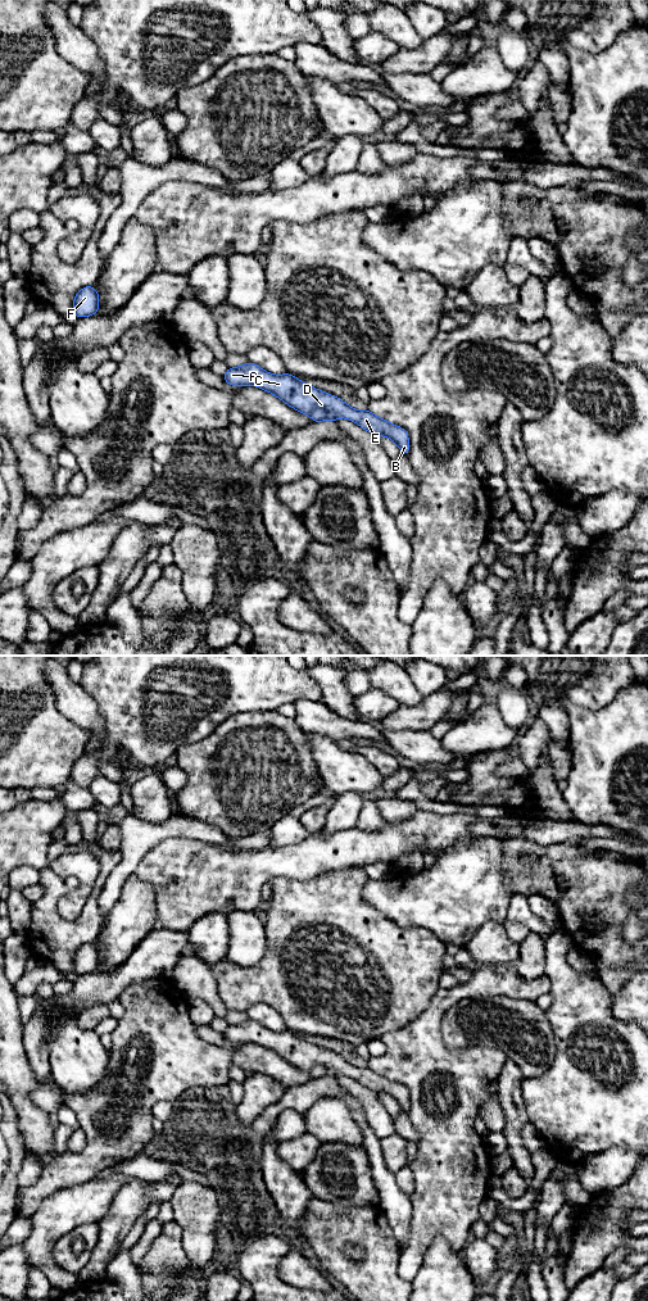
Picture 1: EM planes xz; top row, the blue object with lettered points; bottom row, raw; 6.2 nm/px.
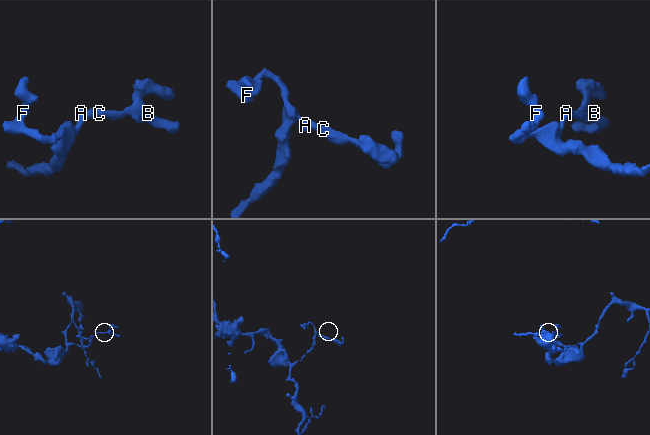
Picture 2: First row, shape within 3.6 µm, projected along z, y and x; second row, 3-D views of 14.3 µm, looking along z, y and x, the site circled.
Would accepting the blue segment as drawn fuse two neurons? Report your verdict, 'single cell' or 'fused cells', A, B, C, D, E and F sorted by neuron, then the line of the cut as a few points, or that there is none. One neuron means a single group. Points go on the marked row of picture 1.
single cell; groups A B C D E F; cut none

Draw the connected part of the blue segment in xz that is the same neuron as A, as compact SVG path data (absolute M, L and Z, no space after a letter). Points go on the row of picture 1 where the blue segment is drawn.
M246 362L244 366L228 368L223 378L232 386L253 385L272 393L291 408L308 414L313 422L337 421L344 417L376 436L391 439L402 454L409 453L409 439L404 429L377 417L368 409L357 411L340 398L314 389L290 373L272 375Z

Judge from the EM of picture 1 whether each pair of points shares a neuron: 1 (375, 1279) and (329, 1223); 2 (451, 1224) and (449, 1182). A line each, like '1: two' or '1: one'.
1: one
2: one

